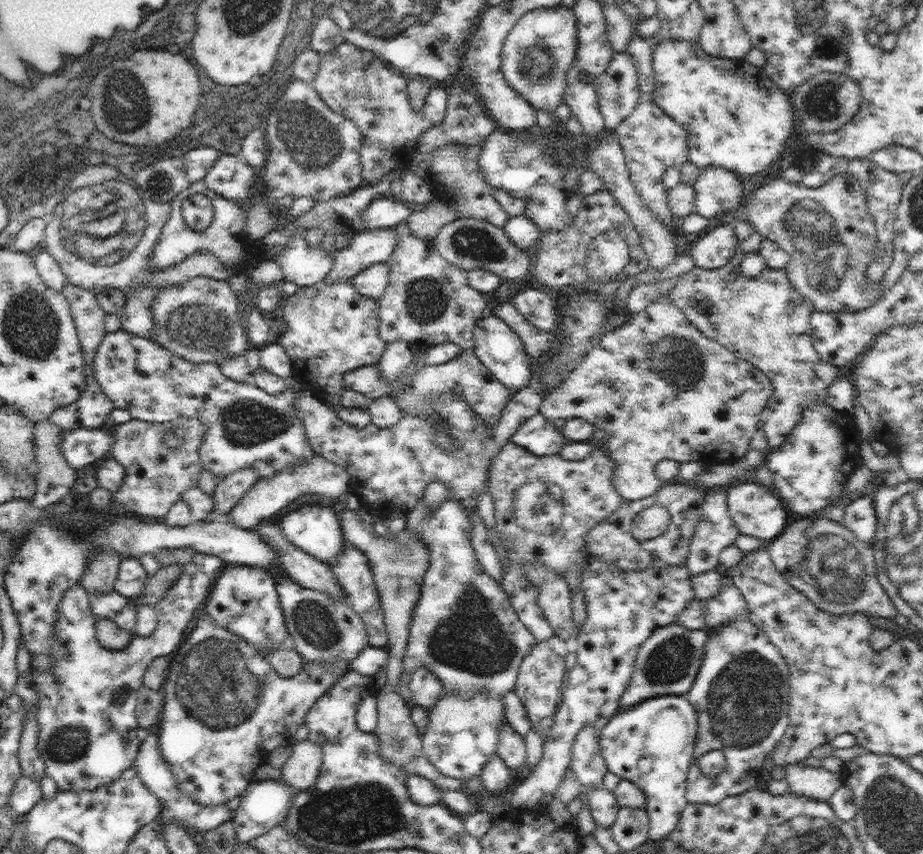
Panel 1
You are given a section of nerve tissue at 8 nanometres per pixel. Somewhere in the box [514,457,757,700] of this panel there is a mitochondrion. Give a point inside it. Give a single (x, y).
(669, 661)

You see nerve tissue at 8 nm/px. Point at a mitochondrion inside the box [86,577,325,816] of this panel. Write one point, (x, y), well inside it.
(220, 687)

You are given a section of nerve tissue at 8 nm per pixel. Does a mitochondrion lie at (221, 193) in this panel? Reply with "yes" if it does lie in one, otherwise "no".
no

